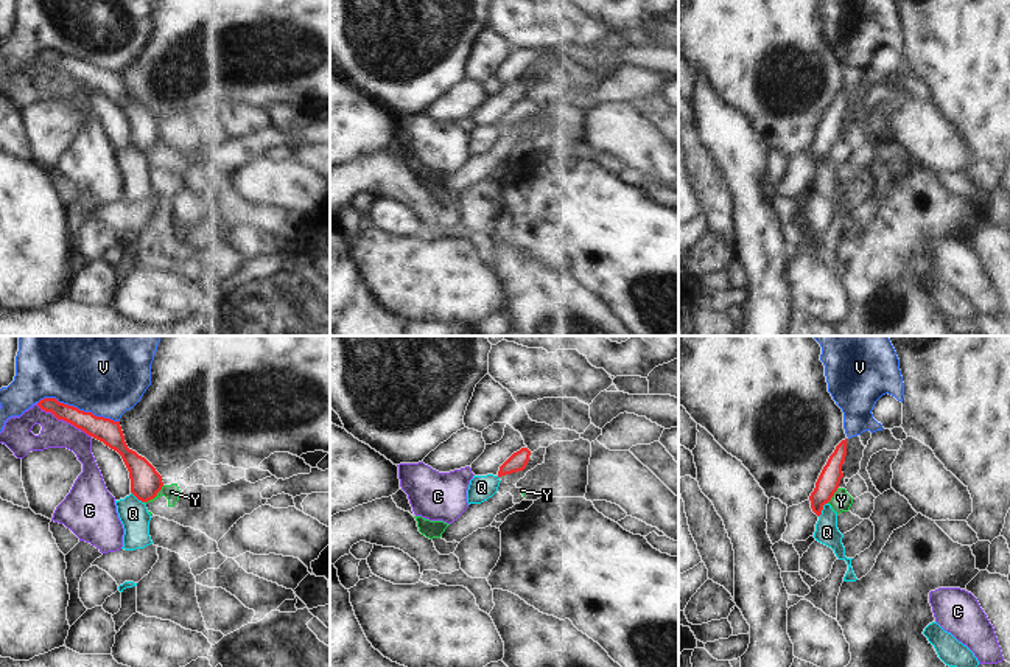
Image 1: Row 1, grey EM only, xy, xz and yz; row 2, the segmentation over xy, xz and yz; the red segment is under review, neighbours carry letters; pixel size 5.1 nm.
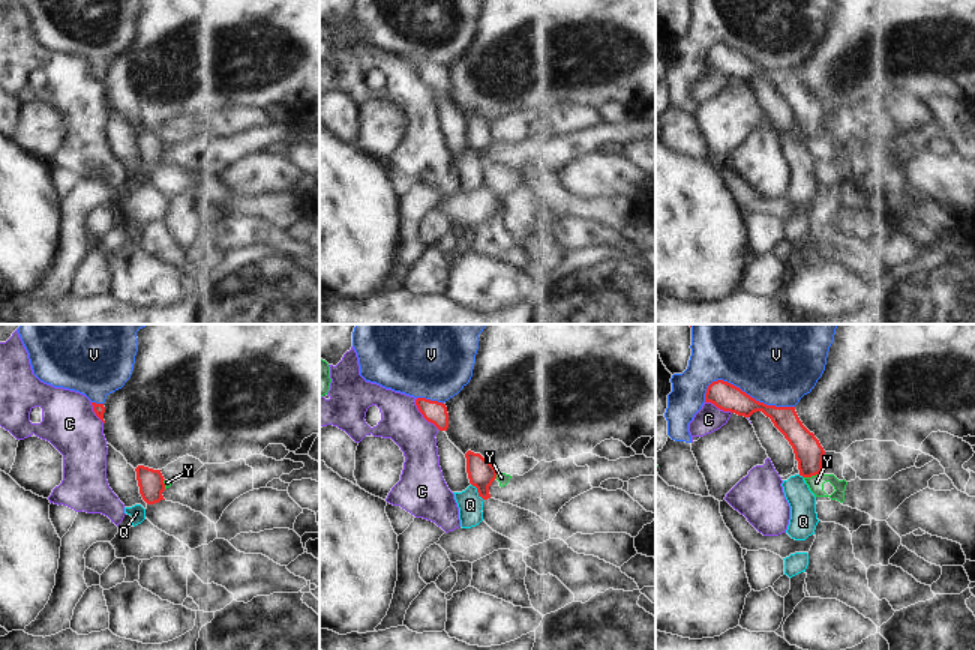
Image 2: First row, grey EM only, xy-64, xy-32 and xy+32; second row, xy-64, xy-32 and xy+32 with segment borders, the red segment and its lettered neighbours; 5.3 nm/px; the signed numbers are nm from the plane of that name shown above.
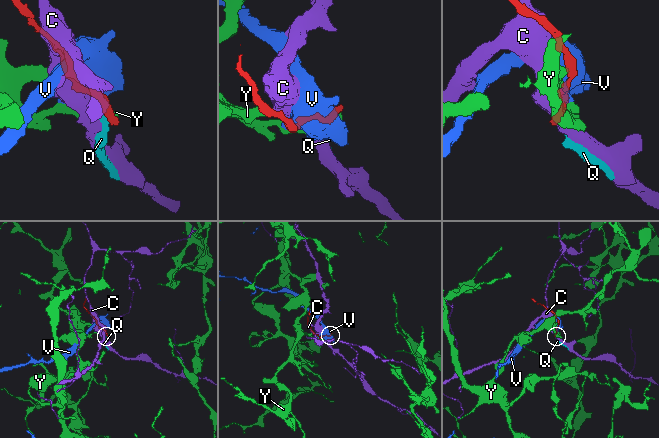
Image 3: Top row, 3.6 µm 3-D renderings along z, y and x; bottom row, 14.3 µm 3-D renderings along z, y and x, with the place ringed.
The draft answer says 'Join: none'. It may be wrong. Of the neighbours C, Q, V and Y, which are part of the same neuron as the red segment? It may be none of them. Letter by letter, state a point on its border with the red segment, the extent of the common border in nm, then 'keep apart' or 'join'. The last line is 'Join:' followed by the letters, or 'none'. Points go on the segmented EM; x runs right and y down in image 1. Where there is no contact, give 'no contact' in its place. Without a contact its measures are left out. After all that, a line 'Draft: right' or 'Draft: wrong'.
C: meets red in xy at (64, 420); contact 340 nm long; keep apart
Q: meets red in yz at (822, 509); contact 90 nm long; keep apart
V: meets red in xy at (77, 408); contact 440 nm long; keep apart
Y: meets red in xy at (154, 496); contact 140 nm long; keep apart
Join: none
Draft: right

